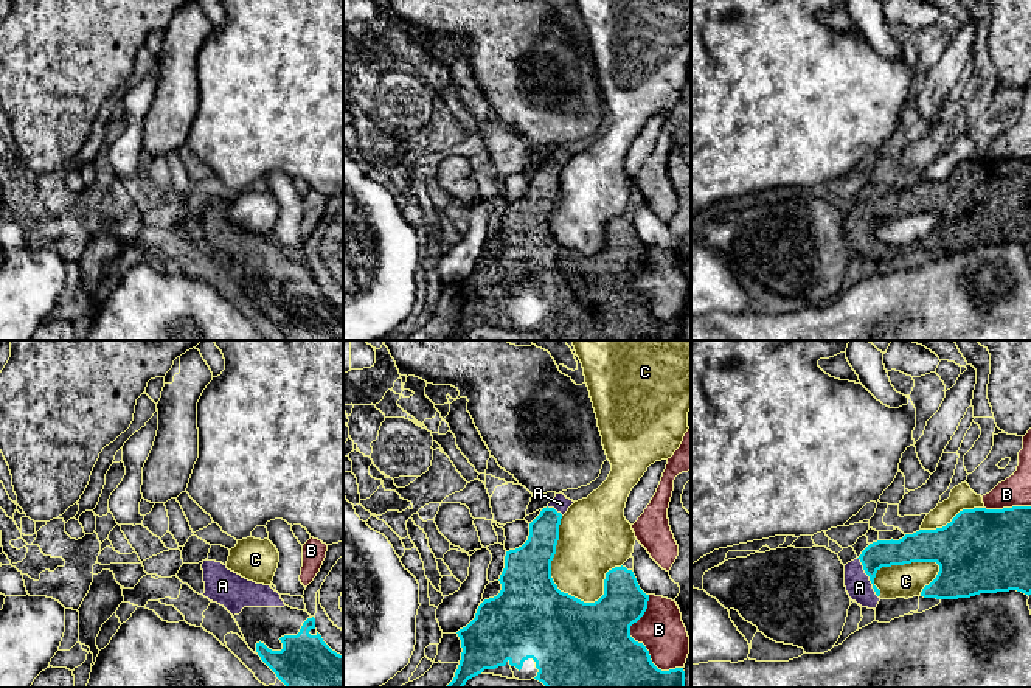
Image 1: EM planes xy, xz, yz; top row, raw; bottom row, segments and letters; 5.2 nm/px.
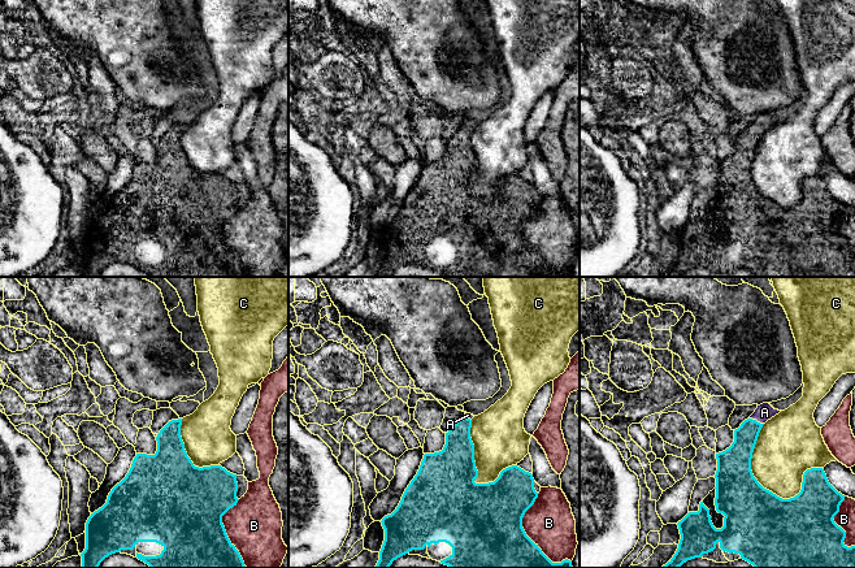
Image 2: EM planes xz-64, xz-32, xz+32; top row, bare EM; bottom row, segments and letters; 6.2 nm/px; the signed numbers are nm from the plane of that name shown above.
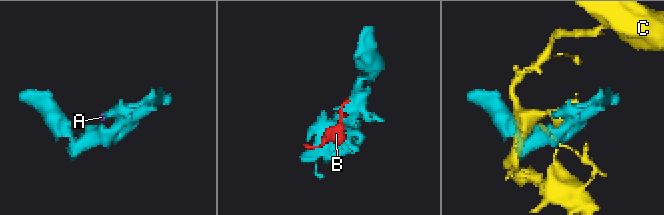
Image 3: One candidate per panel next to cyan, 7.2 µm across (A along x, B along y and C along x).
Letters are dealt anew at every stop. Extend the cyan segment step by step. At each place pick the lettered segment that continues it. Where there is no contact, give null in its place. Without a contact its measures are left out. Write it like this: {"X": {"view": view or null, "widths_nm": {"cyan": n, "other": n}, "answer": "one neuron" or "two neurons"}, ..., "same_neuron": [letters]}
{"A": {"view": "yz", "widths_nm": {"cyan": 140, "other": 140}, "answer": "one neuron"}, "B": {"view": "xz", "widths_nm": {"cyan": 500, "other": 240}, "answer": "two neurons"}, "C": {"view": "xz", "widths_nm": {"cyan": 400, "other": 340}, "answer": "two neurons"}, "same_neuron": ["A"]}

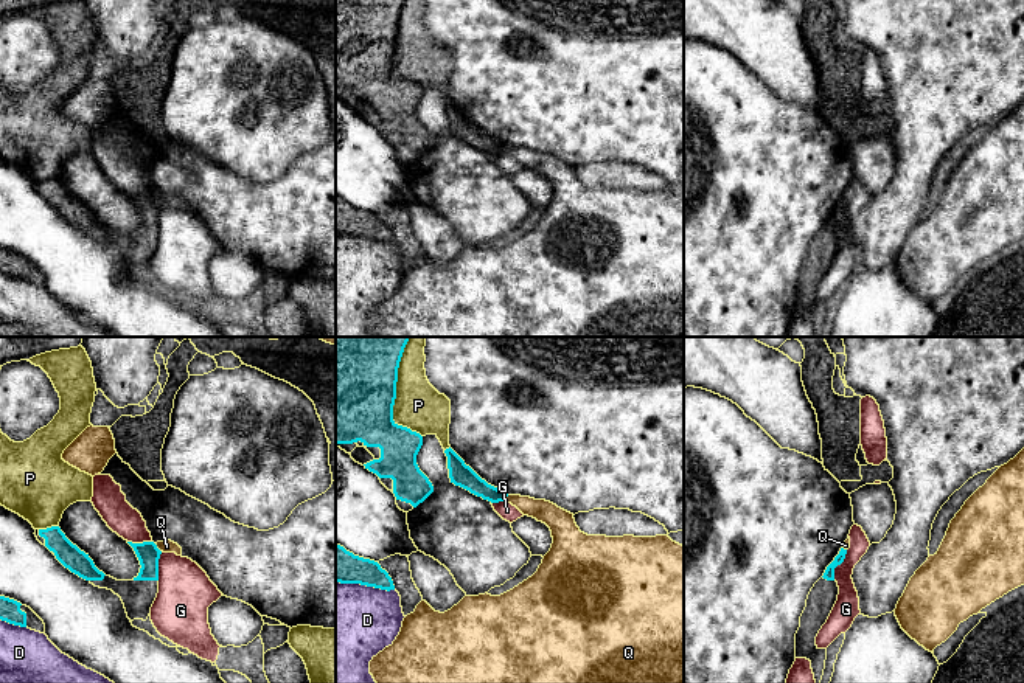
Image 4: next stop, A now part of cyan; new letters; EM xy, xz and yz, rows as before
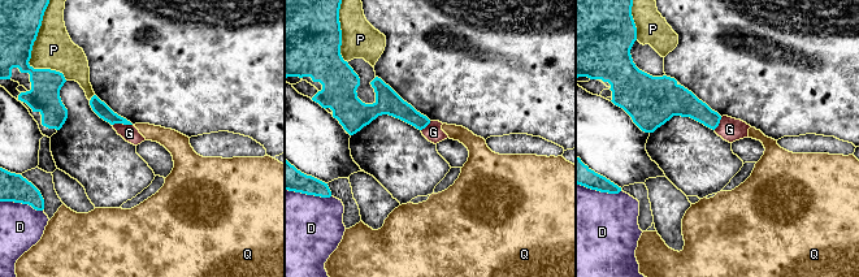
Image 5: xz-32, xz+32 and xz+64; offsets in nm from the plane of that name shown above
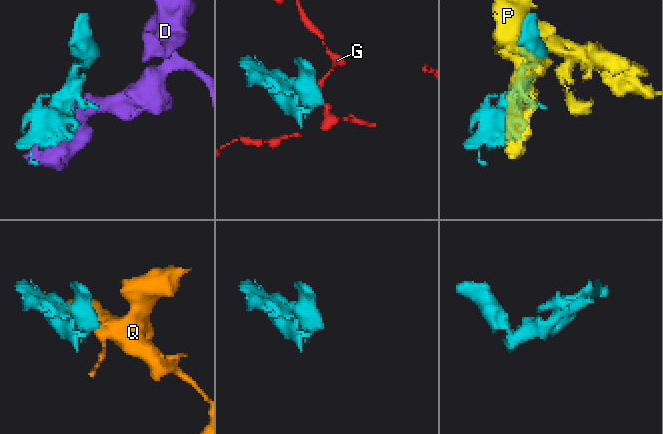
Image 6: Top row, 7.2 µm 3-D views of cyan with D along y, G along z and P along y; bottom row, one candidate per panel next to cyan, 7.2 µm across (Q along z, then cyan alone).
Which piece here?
{"D": {"view": "xz", "widths_nm": {"cyan": 180, "other": 440}, "answer": "two neurons"}, "G": {"view": "yz", "widths_nm": {"cyan": 60, "other": 130}, "answer": "two neurons"}, "P": {"view": "xz", "widths_nm": {"cyan": 500, "other": 240}, "answer": "two neurons"}, "Q": {"view": "xy", "widths_nm": {"cyan": 120, "other": 60}, "answer": "two neurons"}, "same_neuron": []}

